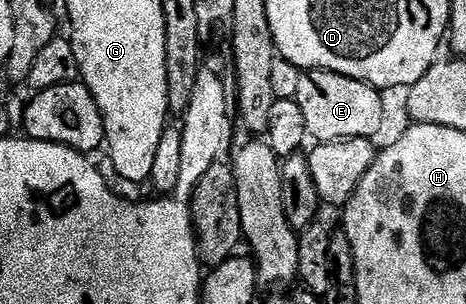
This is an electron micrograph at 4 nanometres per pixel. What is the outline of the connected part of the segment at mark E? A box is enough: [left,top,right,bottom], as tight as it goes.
[295,69,384,142]

